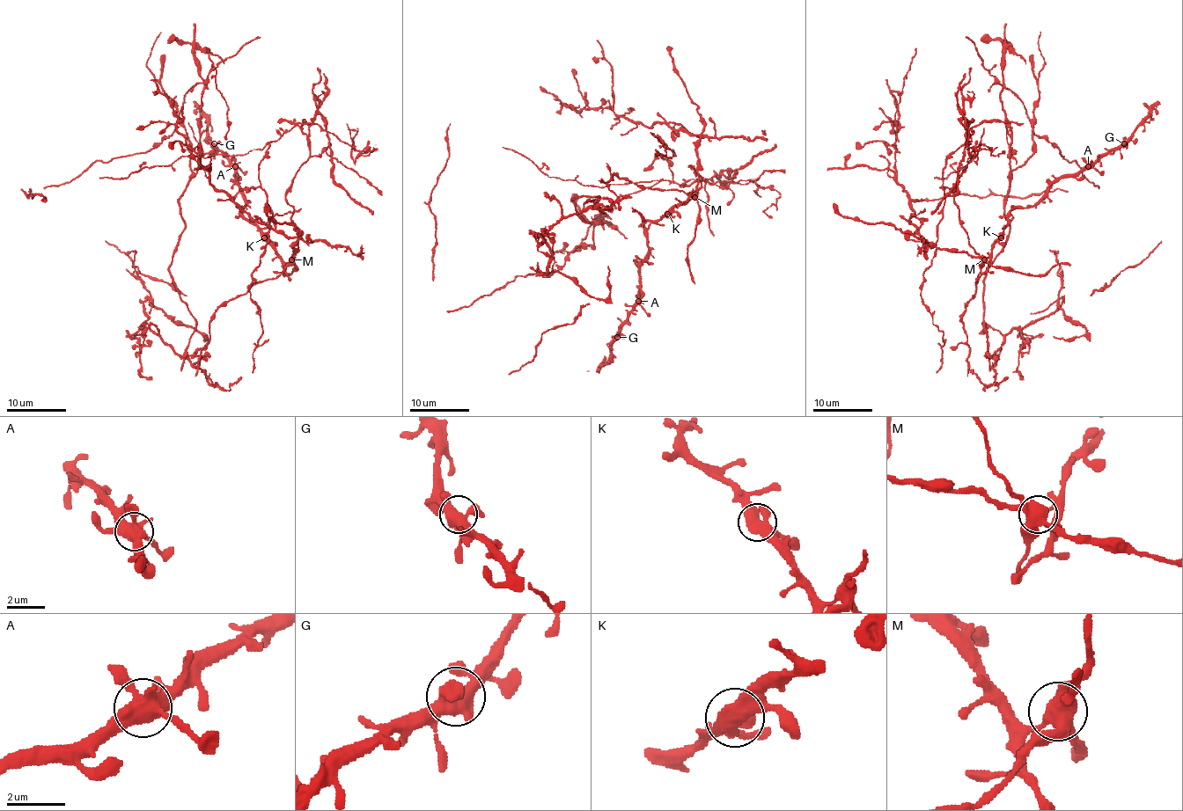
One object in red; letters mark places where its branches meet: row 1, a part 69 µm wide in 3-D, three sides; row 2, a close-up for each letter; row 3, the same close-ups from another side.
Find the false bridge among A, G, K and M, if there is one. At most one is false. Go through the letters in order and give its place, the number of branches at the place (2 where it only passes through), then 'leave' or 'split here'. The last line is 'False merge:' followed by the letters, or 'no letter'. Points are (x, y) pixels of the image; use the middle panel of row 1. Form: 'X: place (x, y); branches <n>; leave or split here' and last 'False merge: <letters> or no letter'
A: place (638, 301); branches 5; leave
G: place (617, 337); branches 4; leave
K: place (667, 214); branches 3; leave
M: place (694, 197); branches 5; split here
False merge: M

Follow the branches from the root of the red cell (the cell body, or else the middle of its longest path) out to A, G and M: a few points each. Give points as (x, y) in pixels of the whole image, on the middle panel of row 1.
A: (605, 206), (617, 195), (602, 181), (613, 175), (690, 197), (645, 222), (648, 253), (638, 301)
G: (605, 206), (617, 195), (602, 181), (613, 175), (690, 197), (645, 222), (648, 253), (641, 292), (617, 337)
M: (605, 206), (609, 208), (617, 195), (602, 181), (608, 182), (613, 175), (648, 188), (681, 190), (694, 197)

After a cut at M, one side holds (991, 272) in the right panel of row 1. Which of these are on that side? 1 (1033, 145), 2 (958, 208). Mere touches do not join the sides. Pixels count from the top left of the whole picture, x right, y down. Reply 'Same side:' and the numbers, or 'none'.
Same side: none

